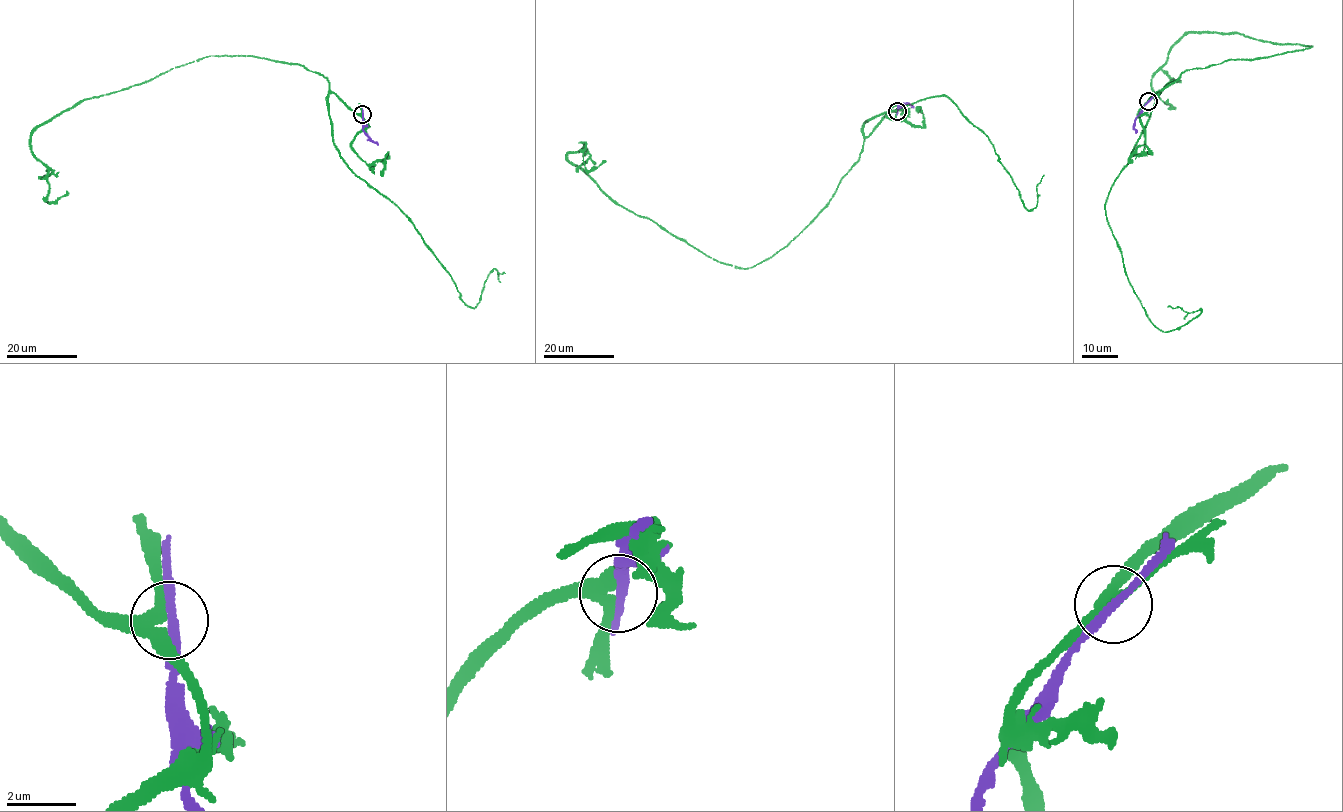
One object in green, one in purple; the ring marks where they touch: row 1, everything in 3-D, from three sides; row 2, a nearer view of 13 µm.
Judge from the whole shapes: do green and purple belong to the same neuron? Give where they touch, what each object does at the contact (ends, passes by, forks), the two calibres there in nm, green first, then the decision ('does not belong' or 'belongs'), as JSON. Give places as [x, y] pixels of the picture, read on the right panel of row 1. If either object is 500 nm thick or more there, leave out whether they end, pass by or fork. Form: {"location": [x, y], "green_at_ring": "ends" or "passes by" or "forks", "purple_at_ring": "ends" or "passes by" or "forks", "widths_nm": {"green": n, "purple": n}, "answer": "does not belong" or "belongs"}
{"location": [1148, 101], "green_at_ring": "forks", "purple_at_ring": "passes by", "widths_nm": {"green": 240, "purple": 240}, "answer": "does not belong"}

